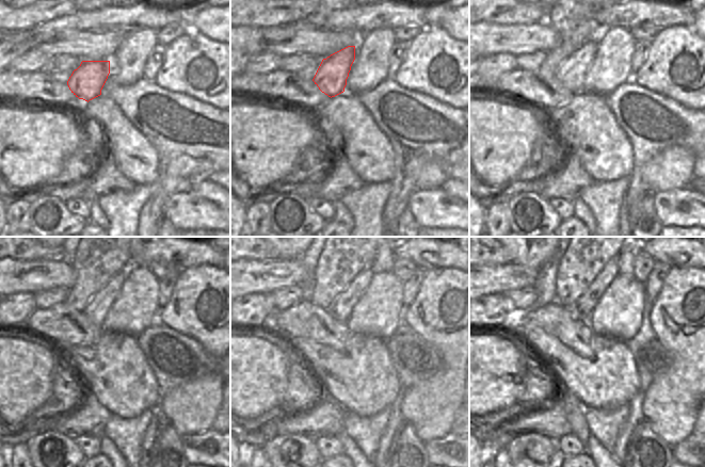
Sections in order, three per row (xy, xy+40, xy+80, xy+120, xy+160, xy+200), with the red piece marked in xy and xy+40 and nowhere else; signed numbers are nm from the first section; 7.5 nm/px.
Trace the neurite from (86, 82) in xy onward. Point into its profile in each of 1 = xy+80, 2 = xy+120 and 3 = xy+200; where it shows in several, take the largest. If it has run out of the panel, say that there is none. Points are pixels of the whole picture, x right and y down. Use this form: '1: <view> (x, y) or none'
1: xy+80 (572, 74)
2: xy+120 (96, 309)
3: xy+200 (583, 306)

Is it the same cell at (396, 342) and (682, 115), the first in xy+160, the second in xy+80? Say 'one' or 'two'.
one

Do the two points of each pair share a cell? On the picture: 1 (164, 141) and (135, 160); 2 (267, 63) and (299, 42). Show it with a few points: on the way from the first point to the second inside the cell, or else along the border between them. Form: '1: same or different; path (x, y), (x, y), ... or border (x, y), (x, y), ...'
1: different; border (138, 129), (156, 151), (159, 173)
2: different; border (253, 55), (262, 52), (274, 52), (279, 57)

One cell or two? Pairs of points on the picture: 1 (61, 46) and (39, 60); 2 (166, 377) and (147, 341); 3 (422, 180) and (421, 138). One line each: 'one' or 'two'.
1: two
2: one
3: two

